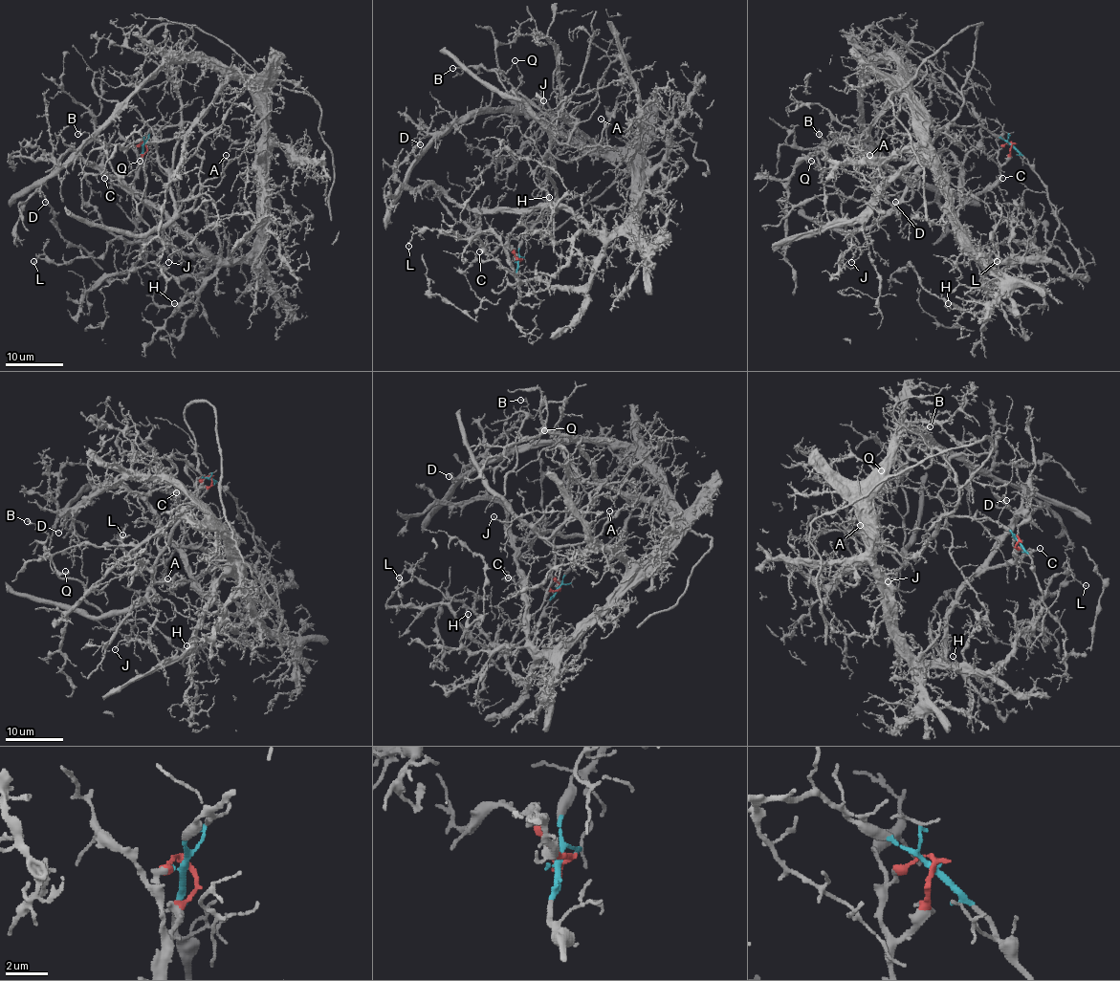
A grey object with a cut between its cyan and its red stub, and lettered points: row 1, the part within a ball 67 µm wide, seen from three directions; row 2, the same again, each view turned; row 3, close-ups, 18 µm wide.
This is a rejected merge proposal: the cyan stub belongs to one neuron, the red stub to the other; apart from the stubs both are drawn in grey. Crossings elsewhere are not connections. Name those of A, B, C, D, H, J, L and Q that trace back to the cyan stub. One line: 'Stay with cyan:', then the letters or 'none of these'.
Stay with cyan: A, B, Q

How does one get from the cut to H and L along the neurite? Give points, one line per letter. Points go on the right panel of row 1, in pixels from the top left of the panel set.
H: (1013, 144), (1001, 178), (957, 212), (957, 239), (982, 264), (982, 282), (992, 298), (979, 311), (948, 302)
L: (1013, 144), (1001, 178), (957, 212), (974, 258), (1037, 250), (1005, 238), (979, 262), (997, 261)

